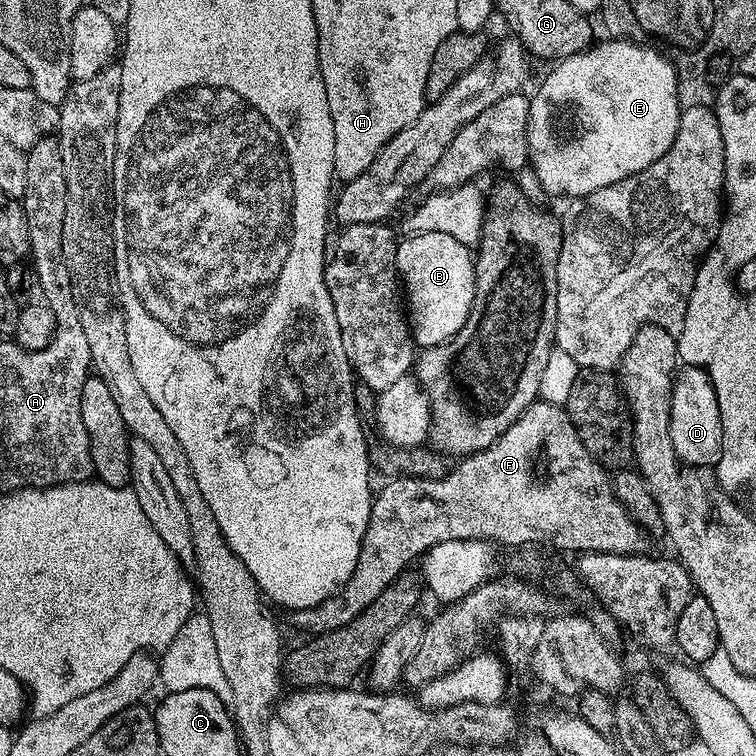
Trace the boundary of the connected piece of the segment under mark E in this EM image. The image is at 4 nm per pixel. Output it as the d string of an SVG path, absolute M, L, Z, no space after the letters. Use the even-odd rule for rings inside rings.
M619 38L605 41L605 44L597 43L565 60L555 61L544 81L537 86L536 93L531 93L530 169L537 182L552 196L575 198L594 194L594 190L602 190L602 186L614 186L614 182L622 182L622 178L630 178L658 162L658 158L670 150L678 134L681 85L672 61L646 44Z

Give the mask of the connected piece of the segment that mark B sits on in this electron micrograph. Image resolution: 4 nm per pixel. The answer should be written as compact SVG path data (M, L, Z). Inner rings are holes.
M415 233L397 243L396 270L406 297L413 343L421 349L444 344L462 328L473 306L476 272L471 249L450 234Z

